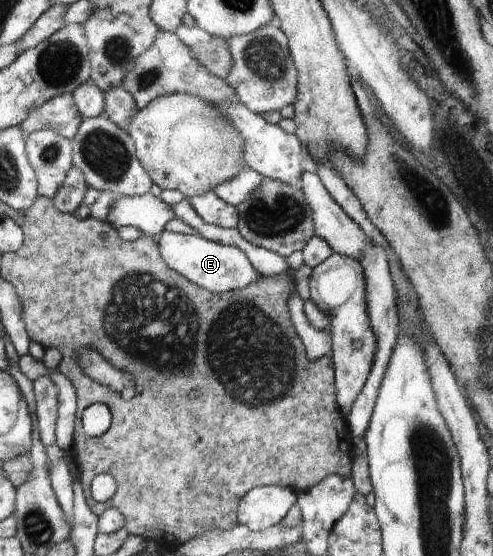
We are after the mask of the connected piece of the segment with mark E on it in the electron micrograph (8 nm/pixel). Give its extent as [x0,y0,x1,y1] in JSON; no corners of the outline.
[156,230,261,294]

